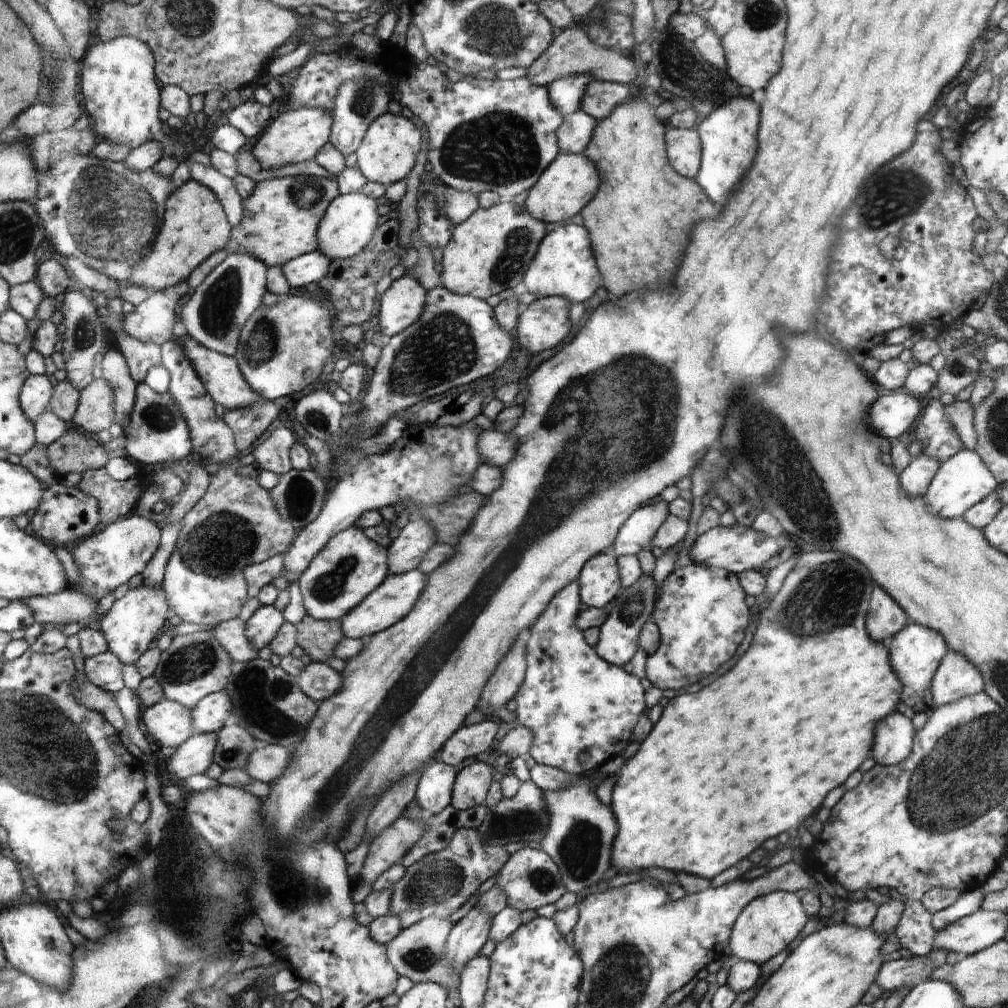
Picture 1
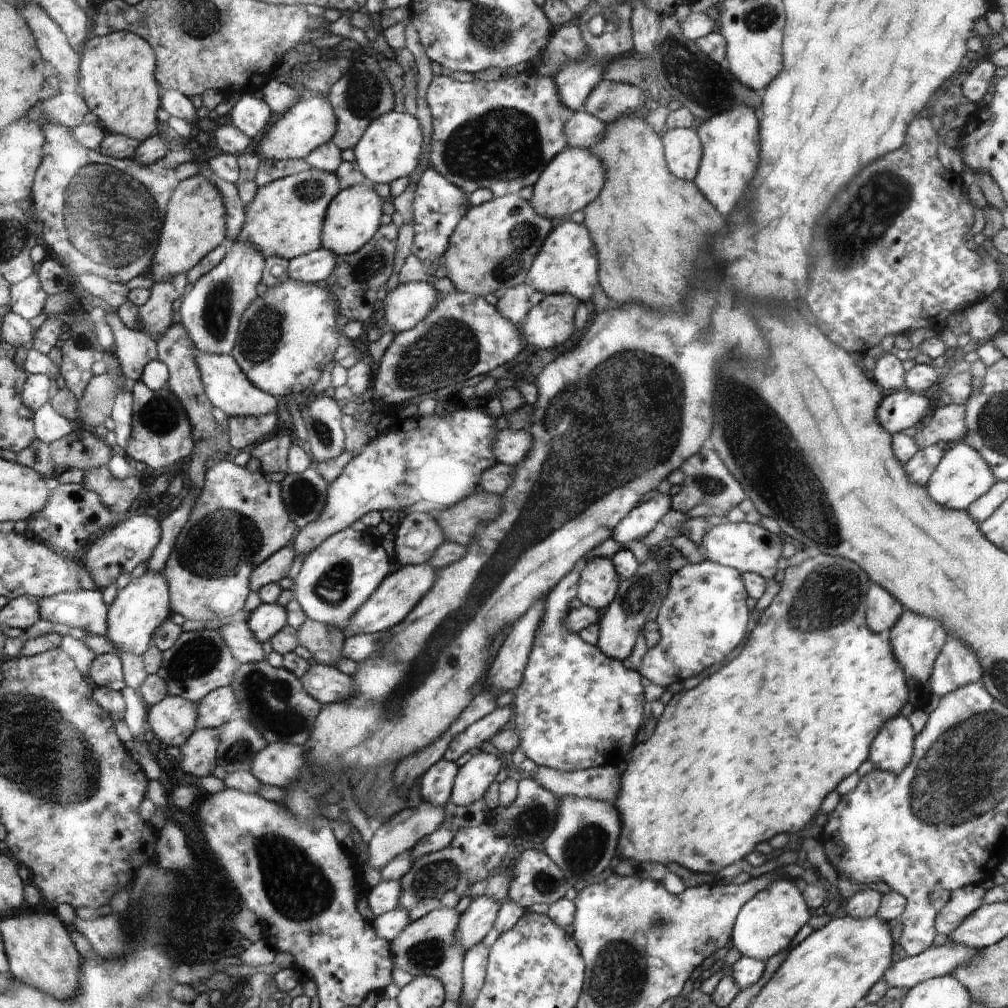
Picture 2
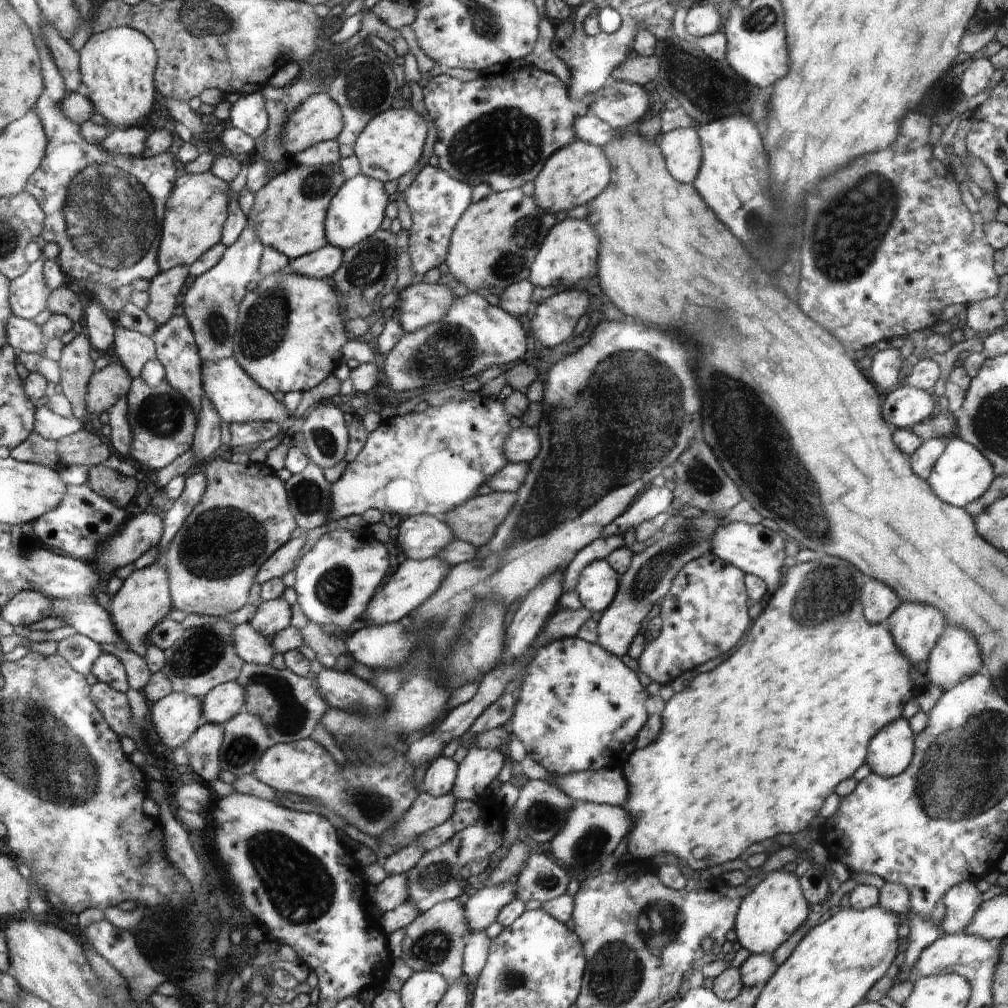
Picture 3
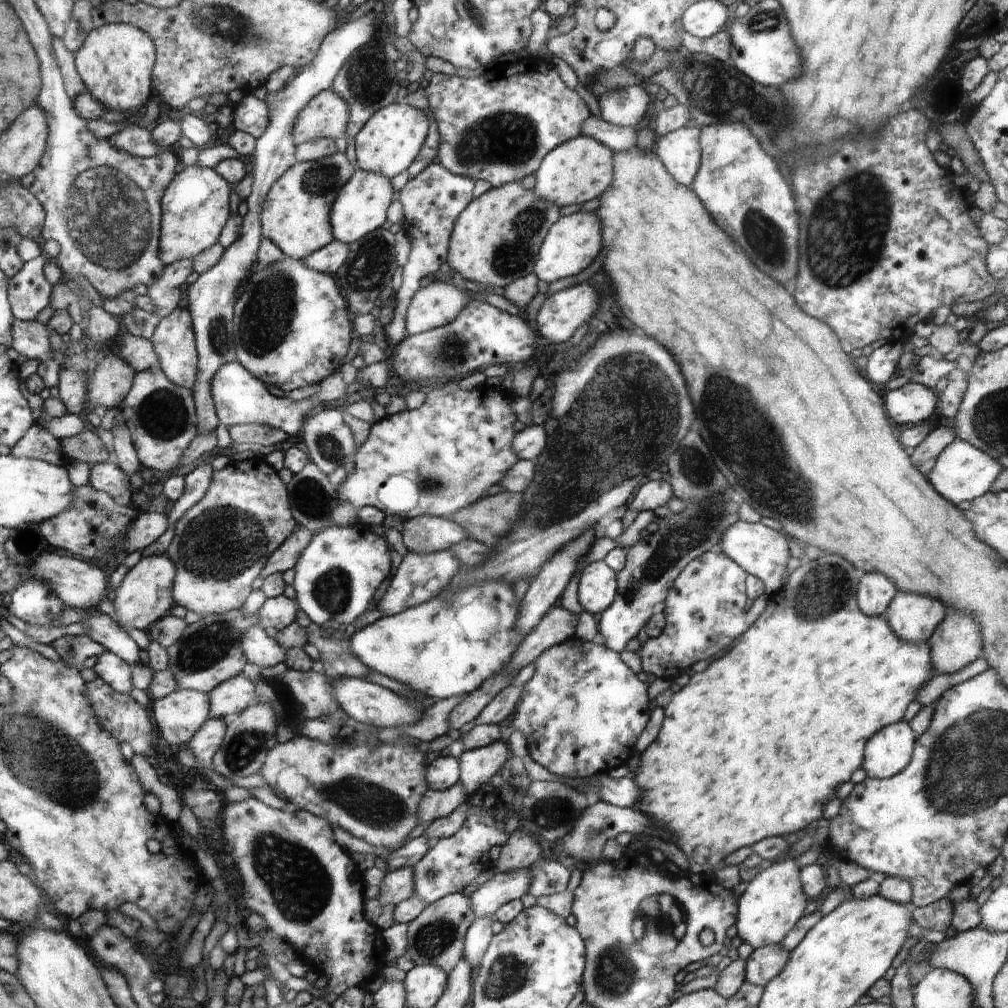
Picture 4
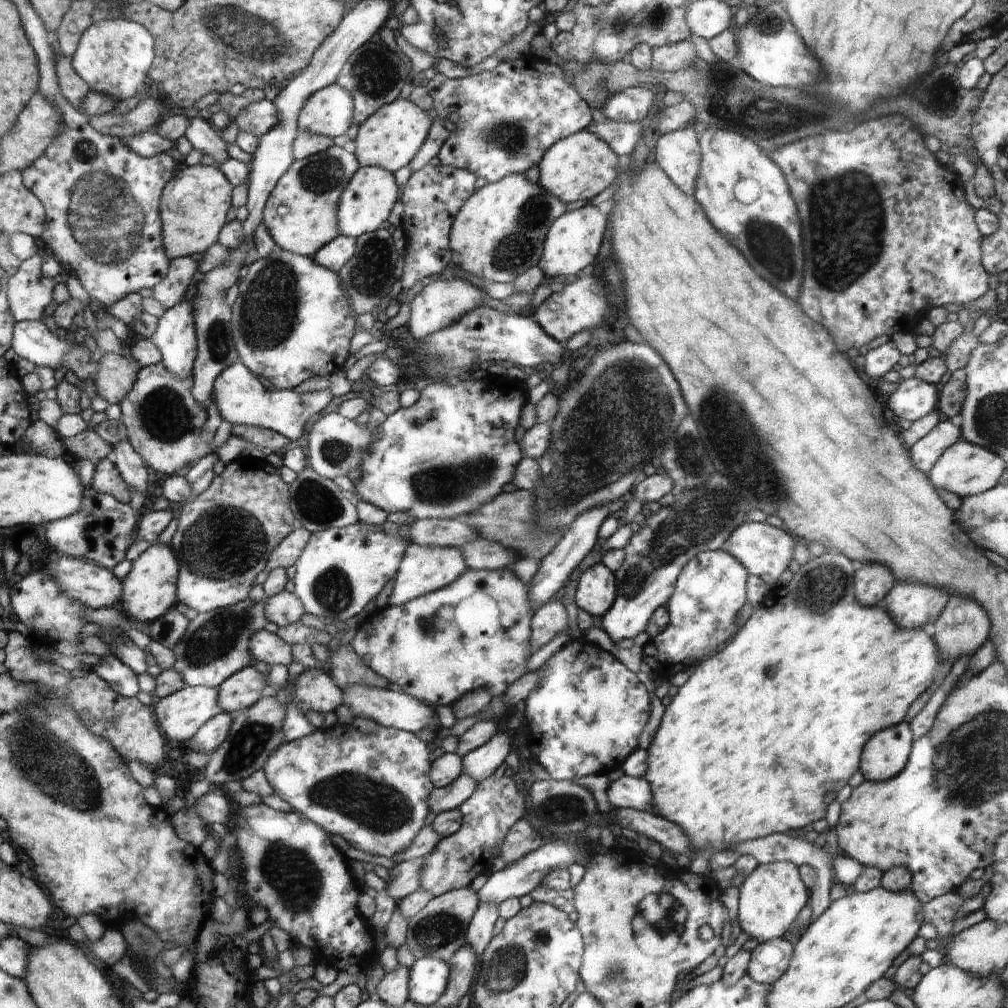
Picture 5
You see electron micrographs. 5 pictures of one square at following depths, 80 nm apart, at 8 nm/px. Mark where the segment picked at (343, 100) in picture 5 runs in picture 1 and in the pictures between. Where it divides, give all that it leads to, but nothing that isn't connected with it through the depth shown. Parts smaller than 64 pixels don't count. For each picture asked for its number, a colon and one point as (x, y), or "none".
1: (293, 136)
2: (311, 123)
3: (319, 118)
4: (327, 116)

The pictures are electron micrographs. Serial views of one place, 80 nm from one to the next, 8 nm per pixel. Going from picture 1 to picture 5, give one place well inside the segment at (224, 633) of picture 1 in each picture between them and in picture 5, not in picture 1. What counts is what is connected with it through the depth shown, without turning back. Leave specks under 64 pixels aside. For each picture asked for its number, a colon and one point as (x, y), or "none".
2: (246, 649)
3: (251, 646)
4: (260, 649)
5: (267, 648)

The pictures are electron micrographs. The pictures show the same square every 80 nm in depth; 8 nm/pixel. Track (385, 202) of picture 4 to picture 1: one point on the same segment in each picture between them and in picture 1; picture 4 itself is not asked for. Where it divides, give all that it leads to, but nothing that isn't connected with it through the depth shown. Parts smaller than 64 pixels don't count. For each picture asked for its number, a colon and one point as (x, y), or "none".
1: (349, 227)
2: (353, 220)
3: (358, 209)

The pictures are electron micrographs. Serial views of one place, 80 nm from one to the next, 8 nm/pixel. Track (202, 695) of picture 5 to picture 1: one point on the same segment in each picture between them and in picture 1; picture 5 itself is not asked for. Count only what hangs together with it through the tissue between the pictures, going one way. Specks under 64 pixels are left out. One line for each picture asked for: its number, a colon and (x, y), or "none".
1: (167, 723)
2: (173, 720)
3: (176, 717)
4: (179, 715)

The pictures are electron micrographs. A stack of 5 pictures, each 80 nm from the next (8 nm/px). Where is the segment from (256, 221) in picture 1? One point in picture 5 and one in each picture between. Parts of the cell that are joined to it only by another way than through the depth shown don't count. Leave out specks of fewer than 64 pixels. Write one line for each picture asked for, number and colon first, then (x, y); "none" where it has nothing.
2: (285, 218)
3: (289, 213)
4: (295, 217)
5: (301, 215)

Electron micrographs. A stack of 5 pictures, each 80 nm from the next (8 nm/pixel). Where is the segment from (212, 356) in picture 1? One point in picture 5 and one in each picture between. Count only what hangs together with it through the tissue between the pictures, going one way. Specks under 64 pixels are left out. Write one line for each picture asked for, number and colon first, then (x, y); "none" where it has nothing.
2: (227, 386)
3: (238, 398)
4: (240, 399)
5: (241, 399)

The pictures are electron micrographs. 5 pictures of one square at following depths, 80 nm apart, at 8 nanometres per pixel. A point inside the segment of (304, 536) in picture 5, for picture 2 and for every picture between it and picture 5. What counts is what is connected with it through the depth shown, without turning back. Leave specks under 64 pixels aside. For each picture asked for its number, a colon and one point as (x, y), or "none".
2: (277, 567)
3: (284, 560)
4: (285, 557)

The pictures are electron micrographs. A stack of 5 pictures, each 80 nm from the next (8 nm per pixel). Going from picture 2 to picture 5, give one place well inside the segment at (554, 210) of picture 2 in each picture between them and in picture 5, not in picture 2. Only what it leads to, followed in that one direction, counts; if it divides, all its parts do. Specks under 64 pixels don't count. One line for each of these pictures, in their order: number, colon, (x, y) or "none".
3: (573, 175)
4: (579, 170)
5: (578, 167)

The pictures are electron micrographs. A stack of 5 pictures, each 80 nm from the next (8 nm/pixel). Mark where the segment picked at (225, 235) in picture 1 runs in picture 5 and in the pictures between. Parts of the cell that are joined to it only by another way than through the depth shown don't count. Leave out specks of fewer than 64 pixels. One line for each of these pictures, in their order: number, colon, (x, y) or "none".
2: (195, 223)
3: (196, 211)
4: (195, 207)
5: (193, 207)

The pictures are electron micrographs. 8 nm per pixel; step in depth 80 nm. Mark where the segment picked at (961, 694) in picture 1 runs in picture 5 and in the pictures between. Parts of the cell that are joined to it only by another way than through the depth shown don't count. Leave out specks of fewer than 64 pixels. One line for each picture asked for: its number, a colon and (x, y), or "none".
2: (955, 667)
3: (955, 656)
4: (956, 643)
5: (963, 627)

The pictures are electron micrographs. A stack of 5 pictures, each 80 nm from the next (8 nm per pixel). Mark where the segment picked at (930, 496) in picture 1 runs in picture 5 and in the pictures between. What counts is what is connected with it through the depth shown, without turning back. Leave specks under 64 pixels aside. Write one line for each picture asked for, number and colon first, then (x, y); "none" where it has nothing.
2: (962, 476)
3: (962, 474)
4: (962, 473)
5: (965, 469)

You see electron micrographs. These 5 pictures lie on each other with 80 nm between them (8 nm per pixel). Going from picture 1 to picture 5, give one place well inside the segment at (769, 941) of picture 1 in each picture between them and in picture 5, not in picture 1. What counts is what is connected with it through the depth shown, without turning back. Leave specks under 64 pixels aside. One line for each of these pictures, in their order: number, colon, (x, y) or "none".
2: (766, 924)
3: (769, 914)
4: (774, 900)
5: (771, 897)

